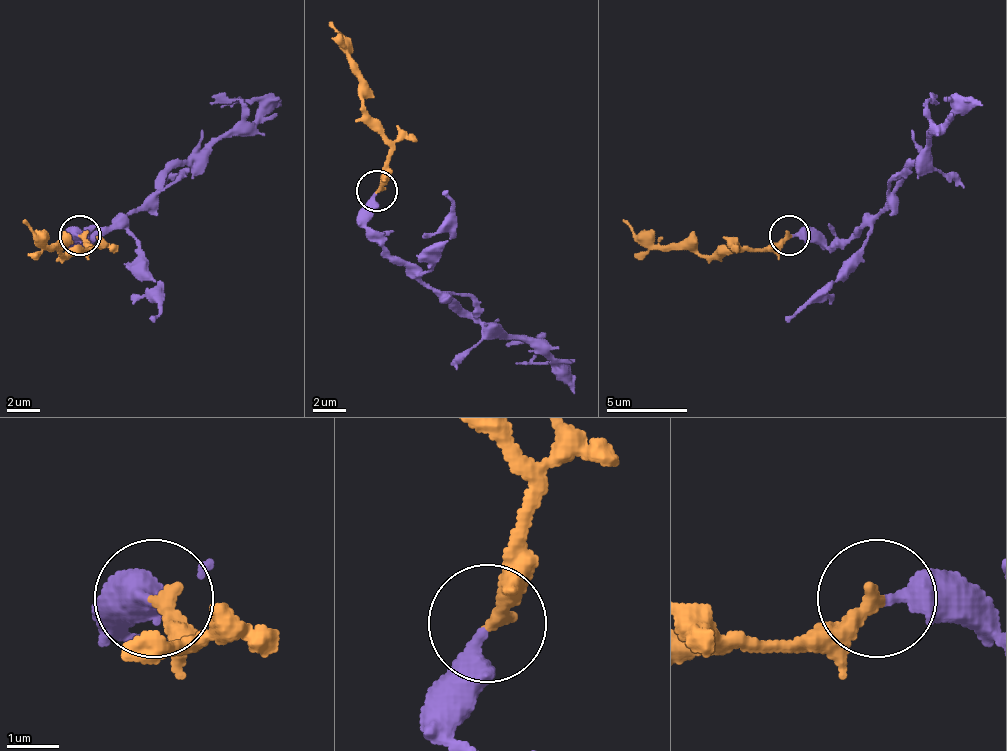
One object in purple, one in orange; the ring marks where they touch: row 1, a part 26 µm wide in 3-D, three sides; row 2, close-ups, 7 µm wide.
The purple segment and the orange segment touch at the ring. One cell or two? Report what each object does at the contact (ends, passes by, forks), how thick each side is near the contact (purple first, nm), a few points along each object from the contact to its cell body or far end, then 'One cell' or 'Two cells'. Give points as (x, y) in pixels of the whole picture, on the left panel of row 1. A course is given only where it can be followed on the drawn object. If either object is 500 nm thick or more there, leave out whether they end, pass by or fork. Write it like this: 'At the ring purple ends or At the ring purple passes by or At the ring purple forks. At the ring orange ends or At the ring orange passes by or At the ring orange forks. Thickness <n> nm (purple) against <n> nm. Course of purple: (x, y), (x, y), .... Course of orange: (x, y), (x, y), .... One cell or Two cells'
At the ring purple ends. At the ring orange ends. Thickness 400 nm (purple) against 320 nm. Course of purple: (81, 236), (78, 236), (74, 248), (109, 232), (176, 167), (201, 159), (256, 118), (248, 102), (219, 106). Course of orange: (81, 236), (92, 248), (64, 256), (23, 220). One cell

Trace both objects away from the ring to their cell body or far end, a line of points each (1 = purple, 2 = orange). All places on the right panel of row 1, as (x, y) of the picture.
1: (792, 236), (812, 236), (829, 248), (860, 232), (950, 118), (955, 102), (956, 106)
2: (788, 236), (763, 248), (738, 248), (699, 256), (643, 240), (624, 220)

